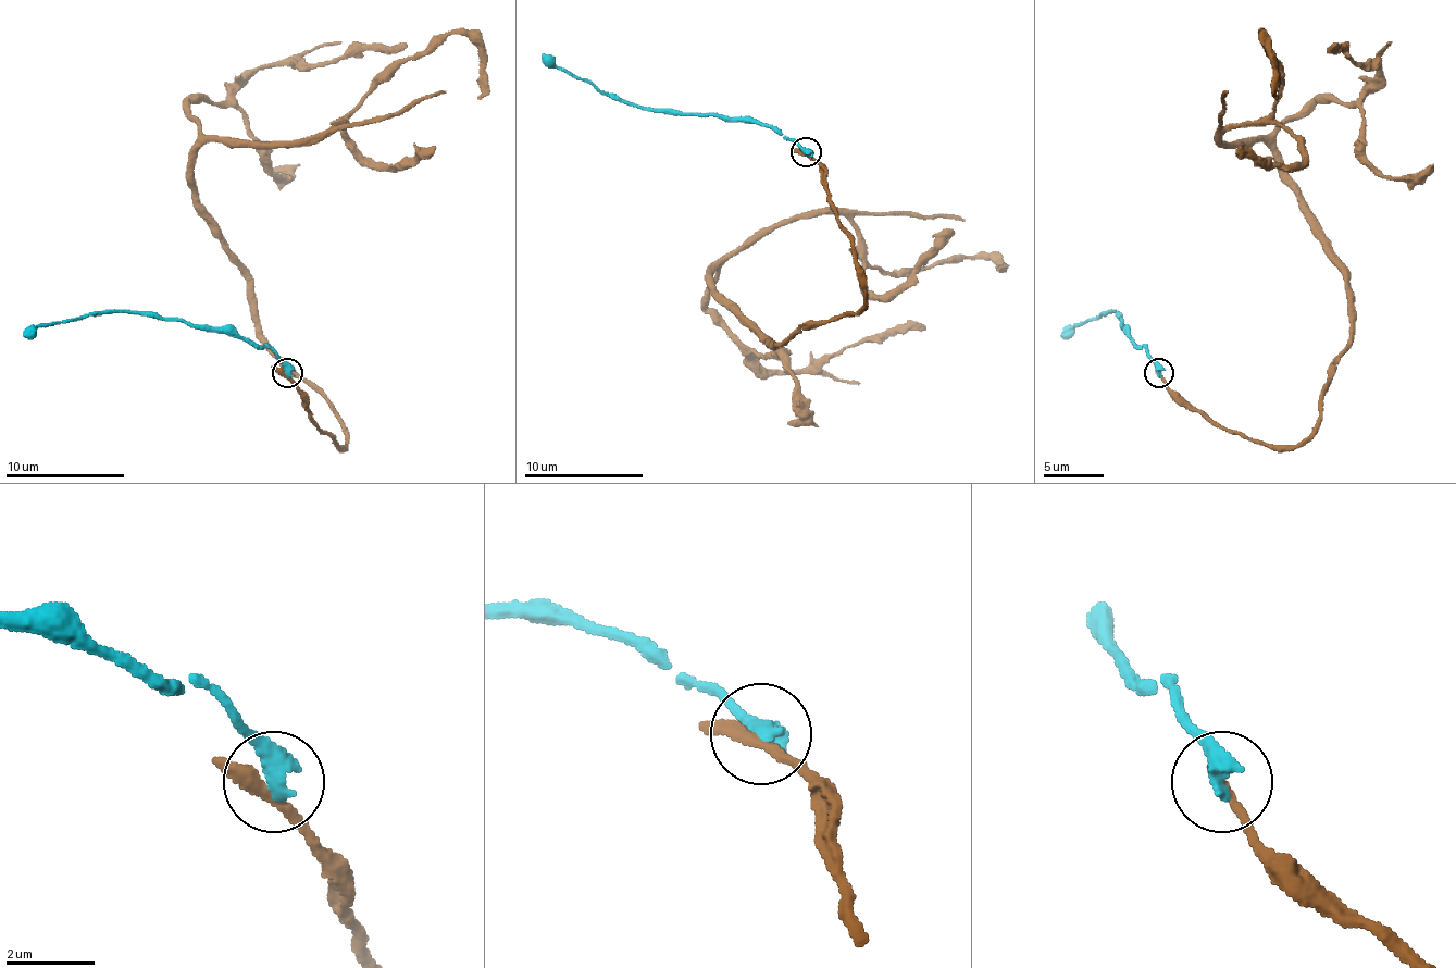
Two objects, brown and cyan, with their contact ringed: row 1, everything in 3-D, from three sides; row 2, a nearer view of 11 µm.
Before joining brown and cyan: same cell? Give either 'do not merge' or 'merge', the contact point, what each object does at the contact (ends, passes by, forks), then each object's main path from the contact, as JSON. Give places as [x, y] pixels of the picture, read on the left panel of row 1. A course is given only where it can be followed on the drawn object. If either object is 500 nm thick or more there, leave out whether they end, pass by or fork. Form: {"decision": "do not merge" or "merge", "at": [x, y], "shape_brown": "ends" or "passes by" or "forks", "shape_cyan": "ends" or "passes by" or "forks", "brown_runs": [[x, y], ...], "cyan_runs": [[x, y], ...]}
{"decision": "do not merge", "at": [287, 372], "brown_runs": [[285, 373], [345, 445], [336, 409], [270, 346], [193, 156], [321, 138], [449, 34], [478, 48], [478, 99]], "cyan_runs": [[288, 373], [285, 364], [268, 346], [232, 334], [109, 311], [32, 325], [23, 334]]}

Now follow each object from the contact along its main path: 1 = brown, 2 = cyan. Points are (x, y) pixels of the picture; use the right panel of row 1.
1: (1159, 373), (1249, 438), (1311, 433), (1344, 265), (1279, 156), (1219, 138), (1279, 94), (1264, 34), (1276, 99)
2: (1159, 373), (1159, 364), (1127, 334), (1112, 311), (1070, 325), (1061, 334)

